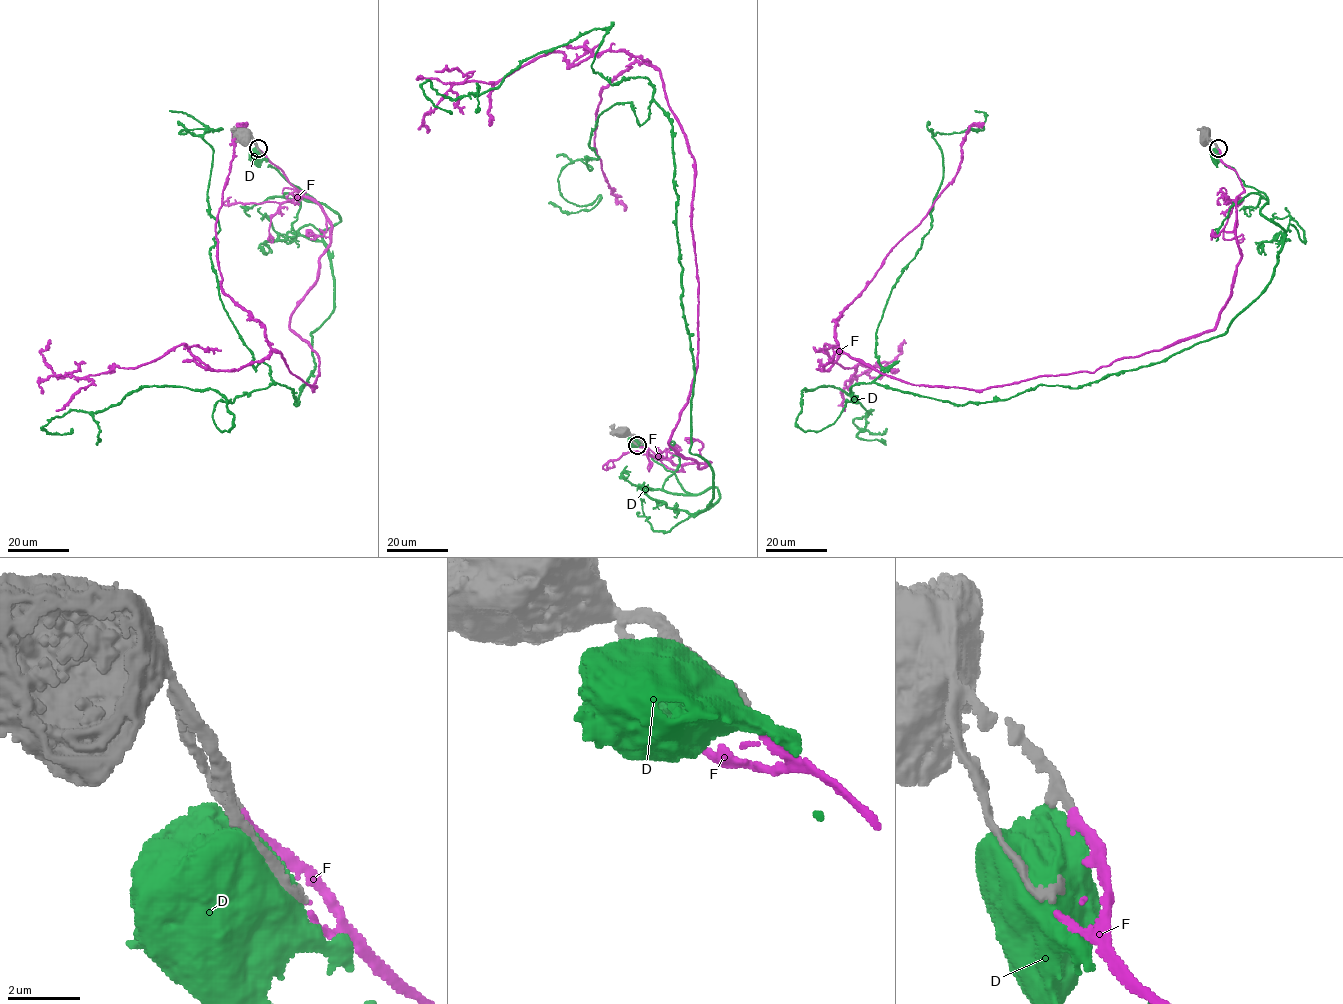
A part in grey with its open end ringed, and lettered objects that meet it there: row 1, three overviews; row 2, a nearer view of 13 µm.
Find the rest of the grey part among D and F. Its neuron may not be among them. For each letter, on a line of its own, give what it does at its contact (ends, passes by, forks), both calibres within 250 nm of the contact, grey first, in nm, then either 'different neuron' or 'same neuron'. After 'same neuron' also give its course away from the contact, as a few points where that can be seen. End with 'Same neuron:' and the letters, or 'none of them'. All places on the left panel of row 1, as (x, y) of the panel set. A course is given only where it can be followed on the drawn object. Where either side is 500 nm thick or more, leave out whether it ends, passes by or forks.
D: calibres 360 and 850 nm; different neuron
F: it ends; calibres 320 and 240 nm; same neuron; course (258, 148), (331, 225), (290, 324), (313, 390), (280, 352), (212, 370), (184, 344), (59, 378), (49, 339)
Same neuron: F

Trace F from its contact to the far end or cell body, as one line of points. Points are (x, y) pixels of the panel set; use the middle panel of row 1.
F: (637, 444), (710, 463), (669, 444), (698, 286), (659, 70), (550, 52), (455, 83), (428, 131)

